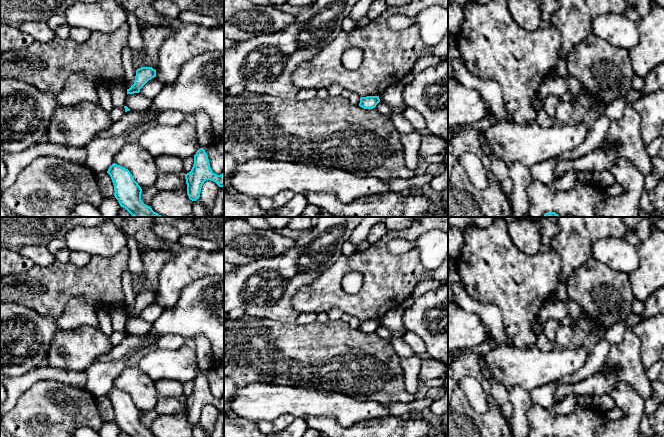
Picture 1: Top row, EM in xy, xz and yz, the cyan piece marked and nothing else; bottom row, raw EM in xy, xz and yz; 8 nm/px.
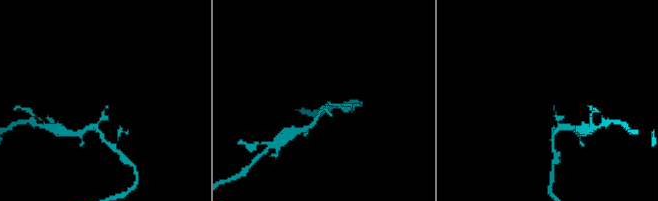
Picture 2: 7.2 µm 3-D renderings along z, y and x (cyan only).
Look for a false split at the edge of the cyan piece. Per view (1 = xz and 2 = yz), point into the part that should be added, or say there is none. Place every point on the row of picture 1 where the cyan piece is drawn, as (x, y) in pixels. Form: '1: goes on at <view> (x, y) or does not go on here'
1: does not go on here
2: does not go on here

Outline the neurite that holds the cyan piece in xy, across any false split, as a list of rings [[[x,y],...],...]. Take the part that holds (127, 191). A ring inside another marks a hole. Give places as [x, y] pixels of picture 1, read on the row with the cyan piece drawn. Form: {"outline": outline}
{"outline": [[[113,163],[107,173],[114,185],[115,198],[133,217],[162,217],[142,202],[142,189],[128,169]]]}

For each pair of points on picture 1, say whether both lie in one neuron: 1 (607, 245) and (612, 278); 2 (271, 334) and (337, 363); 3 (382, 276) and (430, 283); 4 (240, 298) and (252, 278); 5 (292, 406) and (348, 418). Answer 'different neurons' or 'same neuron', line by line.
1: different neurons
2: same neuron
3: different neurons
4: same neuron
5: same neuron

